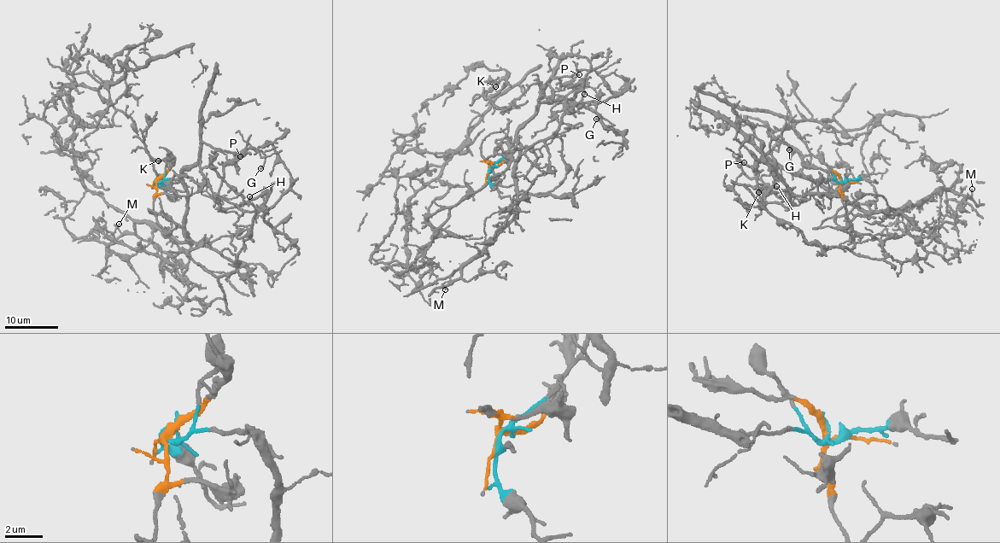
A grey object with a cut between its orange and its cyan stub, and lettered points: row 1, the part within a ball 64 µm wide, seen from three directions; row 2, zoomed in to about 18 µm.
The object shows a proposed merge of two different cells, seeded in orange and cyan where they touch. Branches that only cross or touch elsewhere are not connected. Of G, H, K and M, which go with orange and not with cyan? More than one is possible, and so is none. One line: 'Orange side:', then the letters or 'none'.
Orange side: H, K

